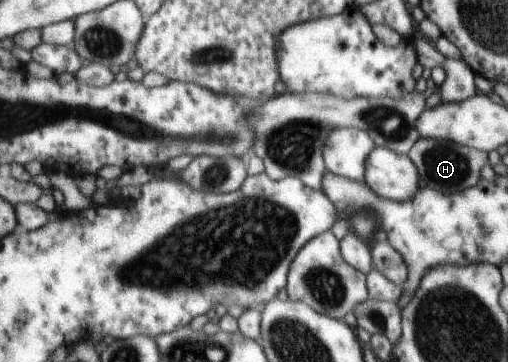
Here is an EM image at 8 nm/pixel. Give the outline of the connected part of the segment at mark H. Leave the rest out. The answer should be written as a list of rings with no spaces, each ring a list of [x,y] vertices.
[[[417,138],[406,155],[418,168],[421,185],[442,193],[459,192],[477,183],[479,171],[487,165],[487,153],[446,139]]]

